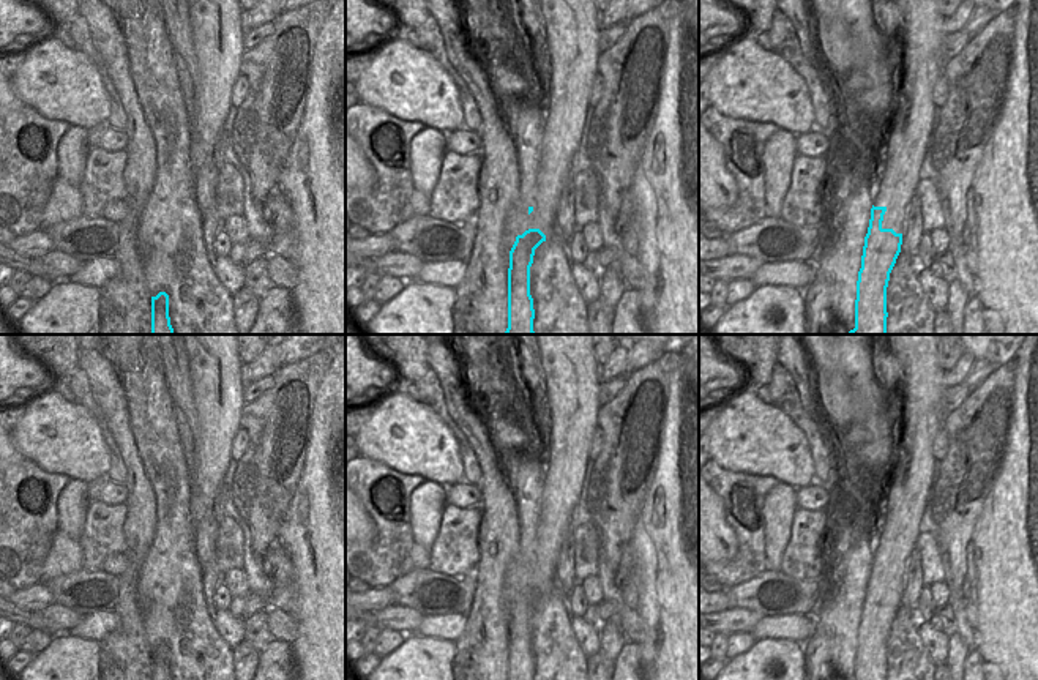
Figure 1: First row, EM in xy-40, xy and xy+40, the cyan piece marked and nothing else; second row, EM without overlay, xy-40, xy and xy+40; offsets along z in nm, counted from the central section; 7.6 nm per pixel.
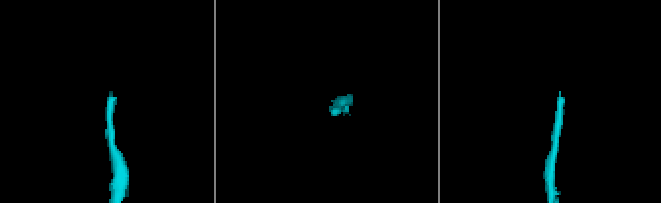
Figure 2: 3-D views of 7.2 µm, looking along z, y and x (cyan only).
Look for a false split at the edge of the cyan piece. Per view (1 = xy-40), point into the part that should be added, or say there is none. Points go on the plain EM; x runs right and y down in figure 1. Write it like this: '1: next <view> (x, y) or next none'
1: next none

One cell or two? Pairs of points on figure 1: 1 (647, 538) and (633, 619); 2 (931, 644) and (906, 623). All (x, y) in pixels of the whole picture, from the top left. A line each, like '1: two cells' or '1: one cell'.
1: two cells
2: two cells

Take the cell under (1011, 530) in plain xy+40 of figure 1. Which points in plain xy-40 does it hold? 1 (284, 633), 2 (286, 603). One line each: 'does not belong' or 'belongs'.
1: does not belong
2: does not belong

